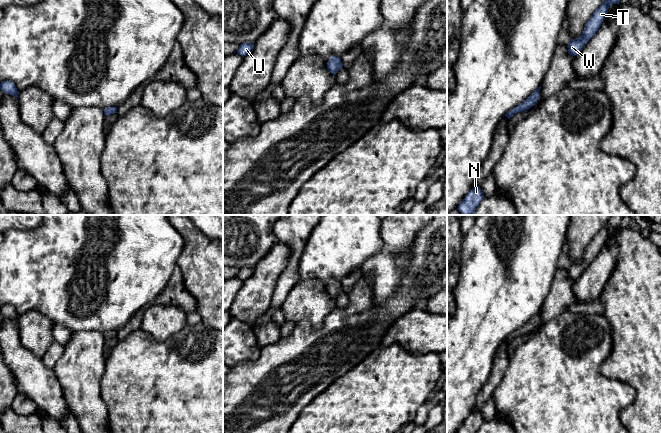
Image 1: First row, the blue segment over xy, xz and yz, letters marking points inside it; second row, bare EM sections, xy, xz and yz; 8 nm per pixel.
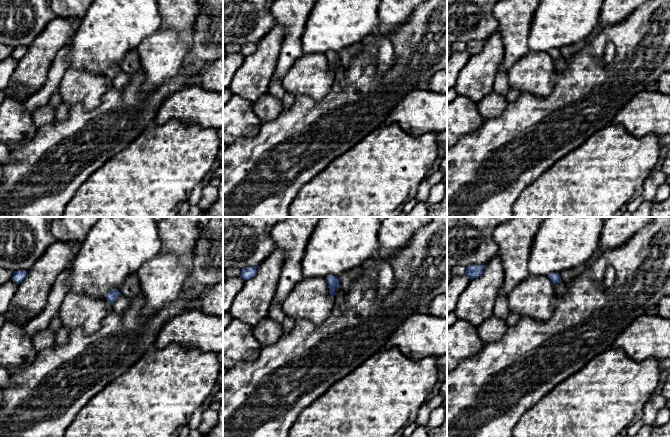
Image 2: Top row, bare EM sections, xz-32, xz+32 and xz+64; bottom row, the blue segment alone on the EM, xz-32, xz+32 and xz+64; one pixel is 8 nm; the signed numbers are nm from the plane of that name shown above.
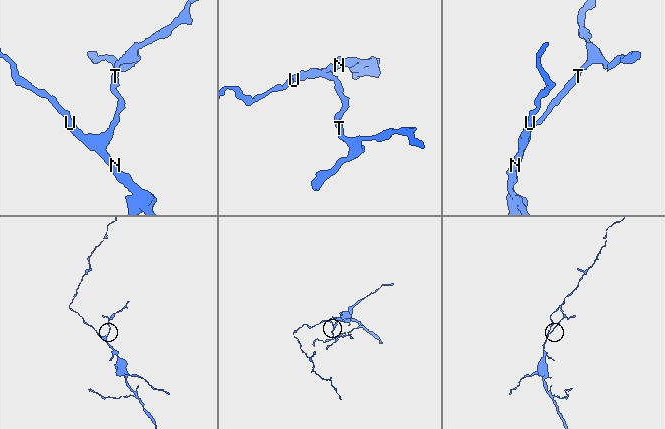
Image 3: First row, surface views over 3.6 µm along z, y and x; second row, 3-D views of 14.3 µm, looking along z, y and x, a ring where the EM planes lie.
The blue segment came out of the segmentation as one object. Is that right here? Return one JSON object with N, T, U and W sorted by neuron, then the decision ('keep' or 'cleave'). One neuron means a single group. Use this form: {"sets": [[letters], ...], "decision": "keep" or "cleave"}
{"sets": [["N", "U"], ["T", "W"]], "decision": "cleave"}

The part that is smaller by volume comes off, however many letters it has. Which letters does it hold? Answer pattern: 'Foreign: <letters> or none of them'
Foreign: T, W

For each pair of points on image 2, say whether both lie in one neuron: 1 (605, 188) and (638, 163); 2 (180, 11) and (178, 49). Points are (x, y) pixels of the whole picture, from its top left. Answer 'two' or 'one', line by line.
1: one
2: one

